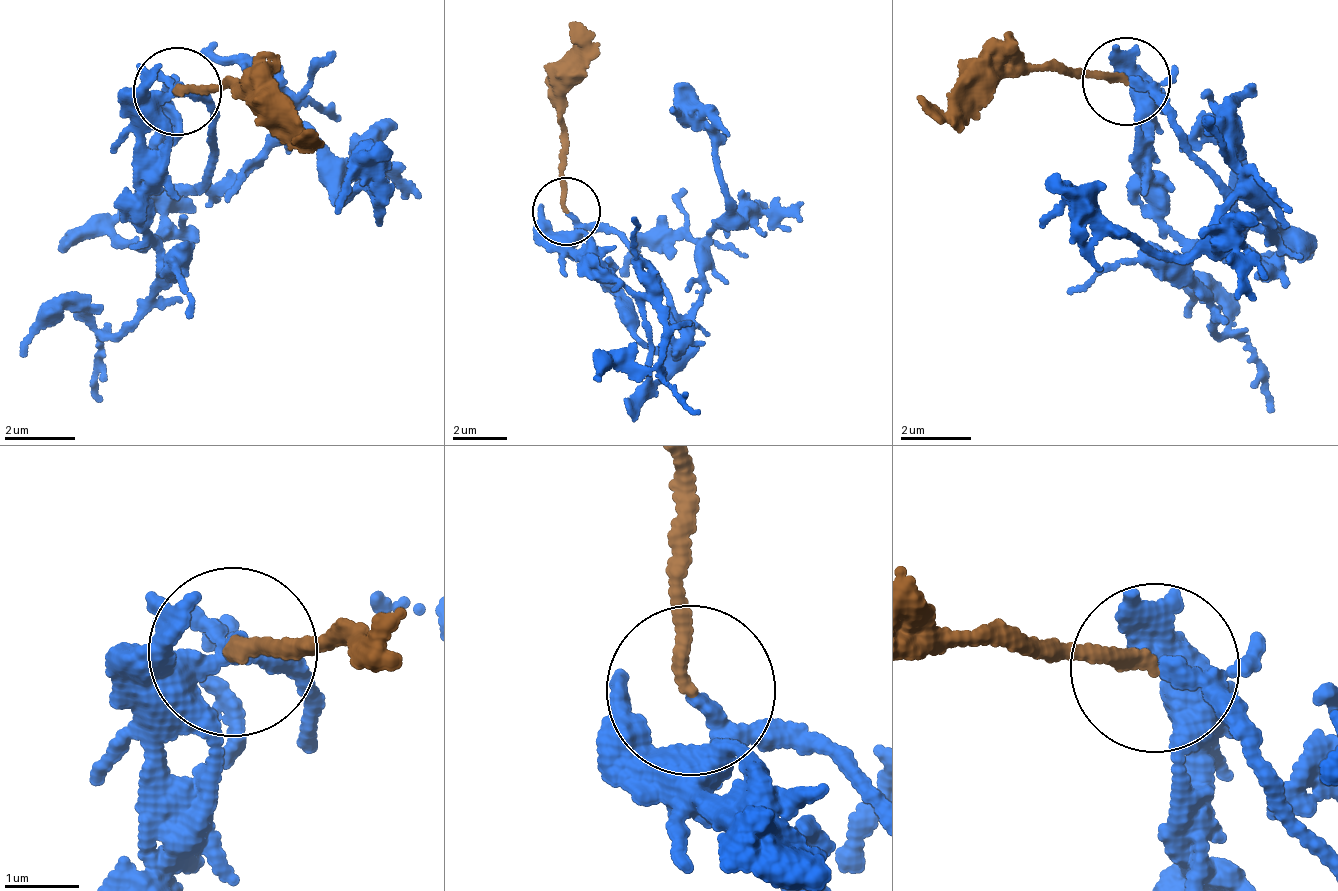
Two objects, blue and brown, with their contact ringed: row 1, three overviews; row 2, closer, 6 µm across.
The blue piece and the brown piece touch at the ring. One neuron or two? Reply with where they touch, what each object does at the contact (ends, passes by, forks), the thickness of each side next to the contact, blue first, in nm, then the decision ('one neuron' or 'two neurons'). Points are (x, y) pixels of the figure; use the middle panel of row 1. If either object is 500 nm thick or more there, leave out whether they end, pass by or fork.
at (566, 211); blue forks there; brown ends there; 150 nm thick on the blue side, 170 nm on the other; one neuron

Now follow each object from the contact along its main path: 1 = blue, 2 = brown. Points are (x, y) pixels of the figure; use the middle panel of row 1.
1: (564, 215), (641, 250), (669, 308), (690, 313), (726, 180), (701, 131), (674, 110)
2: (564, 209), (561, 168), (567, 143), (561, 67), (579, 56), (567, 21)

